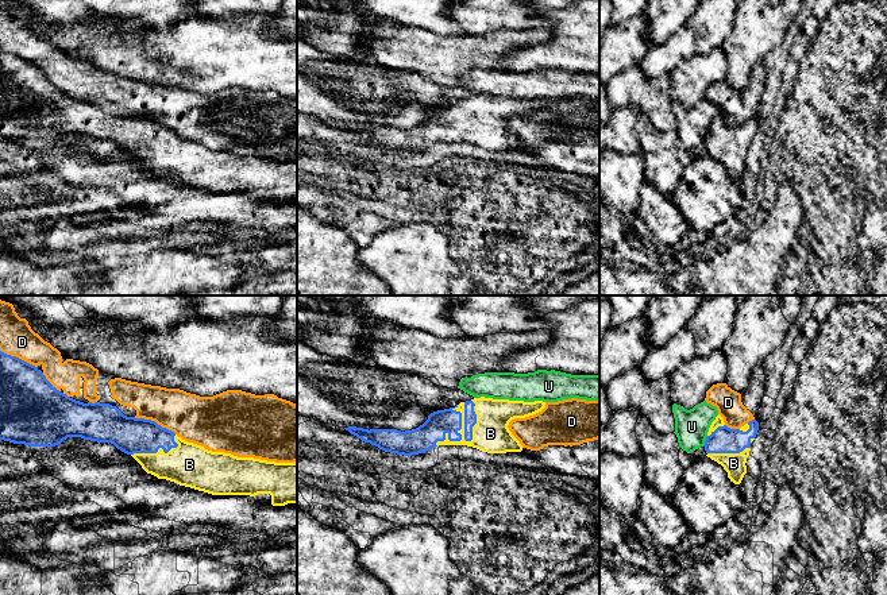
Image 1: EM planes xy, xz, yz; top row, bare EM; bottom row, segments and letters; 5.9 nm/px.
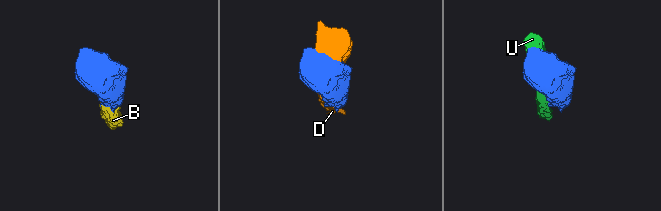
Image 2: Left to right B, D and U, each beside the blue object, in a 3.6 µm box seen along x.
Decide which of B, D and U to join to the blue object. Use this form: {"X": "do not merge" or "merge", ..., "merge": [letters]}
{"B": "merge", "D": "do not merge", "U": "do not merge", "merge": ["B"]}

